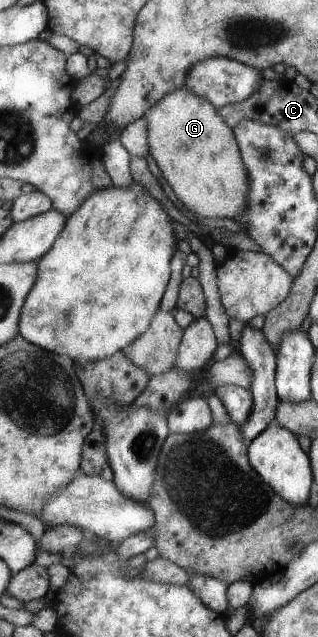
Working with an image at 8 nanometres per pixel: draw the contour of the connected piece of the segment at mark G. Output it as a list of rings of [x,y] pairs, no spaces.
[[[179,88],[164,93],[142,115],[146,121],[147,151],[160,167],[176,198],[202,218],[232,220],[246,209],[249,189],[245,165],[233,130],[218,115],[218,108],[204,97]]]

